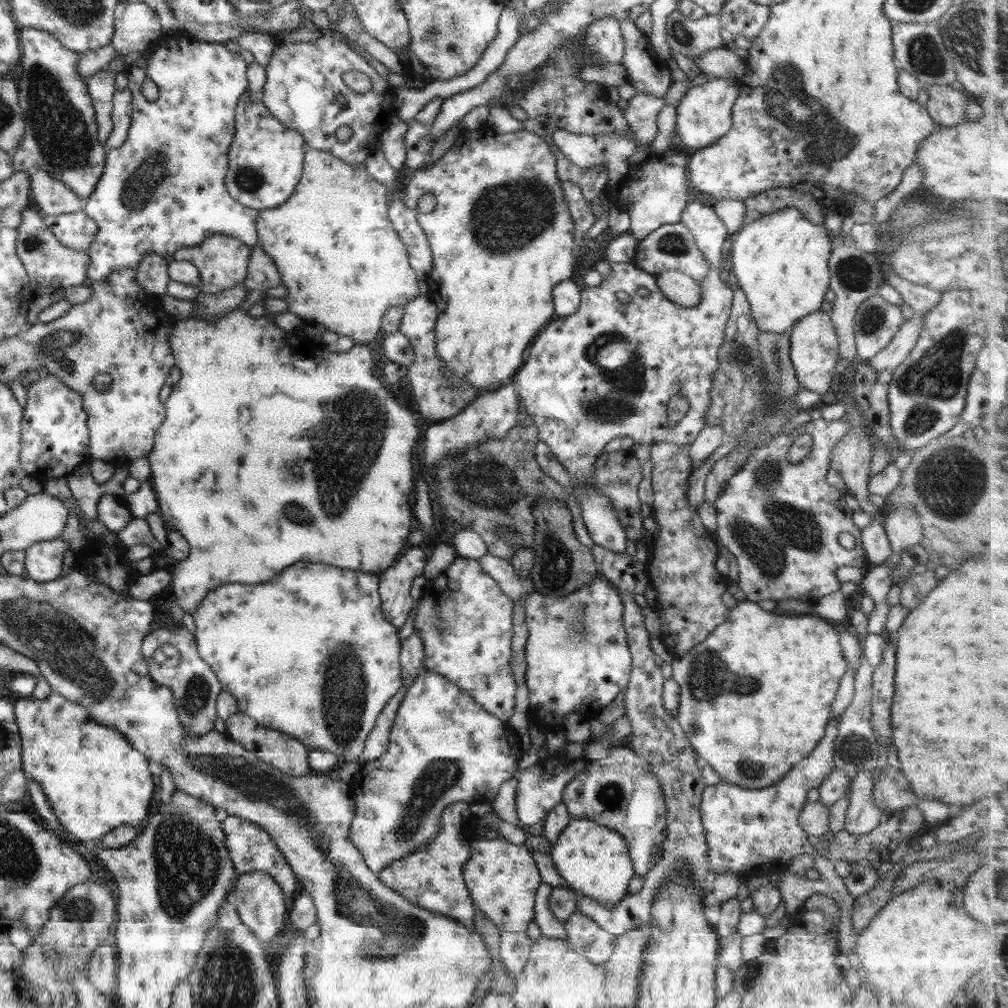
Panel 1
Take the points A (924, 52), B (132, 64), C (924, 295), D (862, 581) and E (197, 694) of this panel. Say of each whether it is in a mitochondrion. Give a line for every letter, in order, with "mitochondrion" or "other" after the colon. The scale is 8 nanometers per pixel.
A: mitochondrion
B: other
C: other
D: other
E: mitochondrion

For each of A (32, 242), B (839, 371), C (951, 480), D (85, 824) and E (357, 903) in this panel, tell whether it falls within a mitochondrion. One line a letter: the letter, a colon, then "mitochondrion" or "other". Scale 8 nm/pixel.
A: mitochondrion
B: other
C: mitochondrion
D: other
E: mitochondrion

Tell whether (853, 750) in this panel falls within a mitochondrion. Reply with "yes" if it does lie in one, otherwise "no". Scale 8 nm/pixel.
yes

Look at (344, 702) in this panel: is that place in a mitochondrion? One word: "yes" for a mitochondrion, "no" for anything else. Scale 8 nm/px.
yes

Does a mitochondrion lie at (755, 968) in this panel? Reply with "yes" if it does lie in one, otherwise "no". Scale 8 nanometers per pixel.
no

